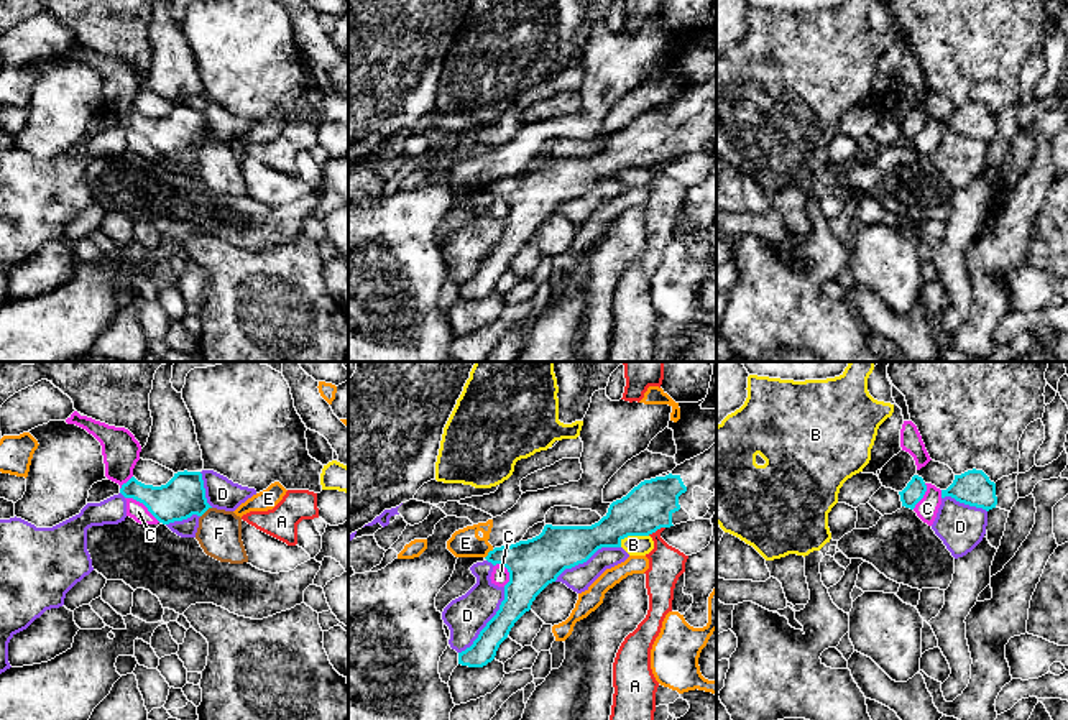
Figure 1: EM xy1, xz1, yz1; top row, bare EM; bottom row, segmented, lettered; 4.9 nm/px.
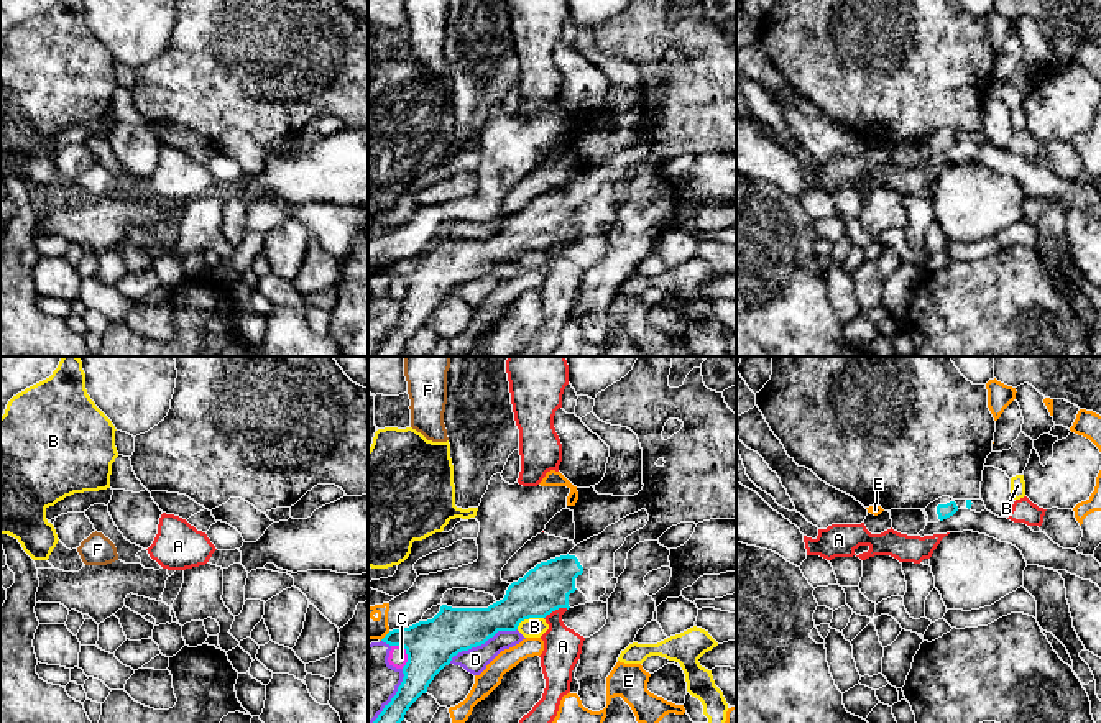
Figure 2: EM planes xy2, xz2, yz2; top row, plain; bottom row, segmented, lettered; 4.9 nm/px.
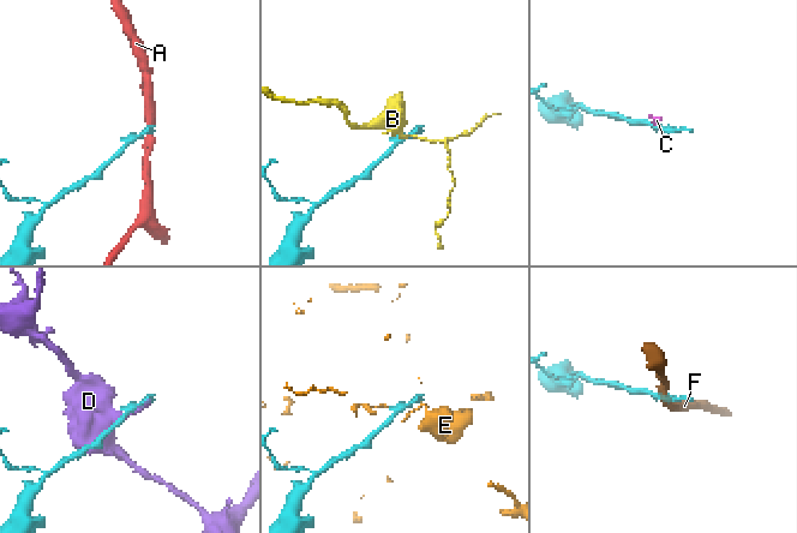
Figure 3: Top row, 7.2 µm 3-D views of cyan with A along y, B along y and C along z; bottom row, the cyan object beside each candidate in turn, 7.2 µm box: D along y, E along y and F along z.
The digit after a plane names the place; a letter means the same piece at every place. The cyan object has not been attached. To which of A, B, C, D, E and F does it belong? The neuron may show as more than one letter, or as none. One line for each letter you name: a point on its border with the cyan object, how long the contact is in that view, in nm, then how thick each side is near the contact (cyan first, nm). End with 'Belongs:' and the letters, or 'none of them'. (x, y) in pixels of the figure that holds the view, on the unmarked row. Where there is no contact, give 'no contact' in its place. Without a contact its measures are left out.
Belongs: none of them

